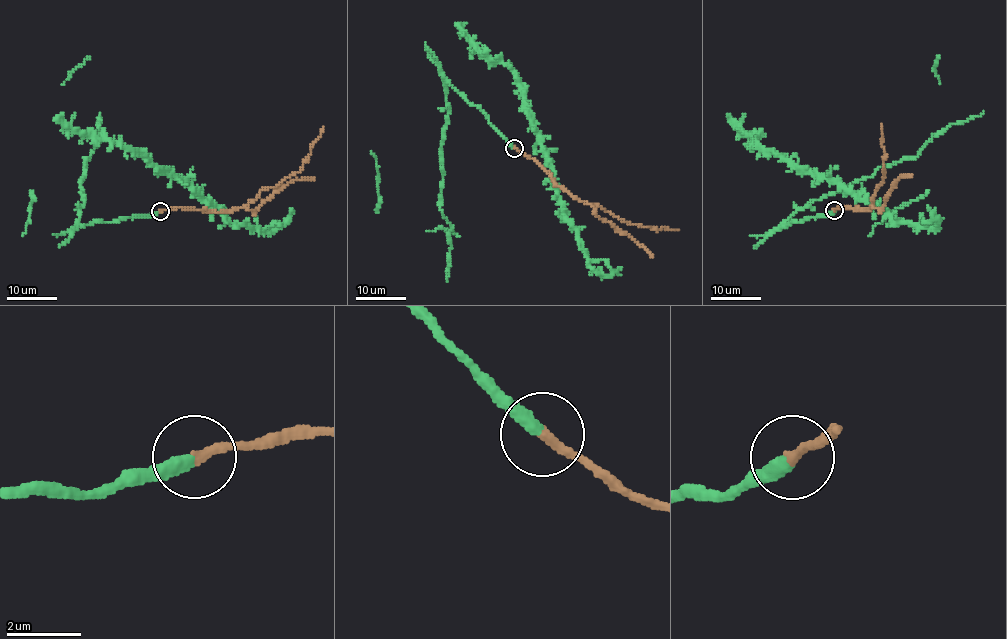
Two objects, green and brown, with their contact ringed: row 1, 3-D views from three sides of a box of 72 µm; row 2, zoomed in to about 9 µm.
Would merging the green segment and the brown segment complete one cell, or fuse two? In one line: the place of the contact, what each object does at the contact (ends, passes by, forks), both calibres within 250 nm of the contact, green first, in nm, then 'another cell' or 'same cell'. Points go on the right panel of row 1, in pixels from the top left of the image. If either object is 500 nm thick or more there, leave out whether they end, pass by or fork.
place (834, 210); green ends; brown ends; calibres 360 and 280 nm; same cell

